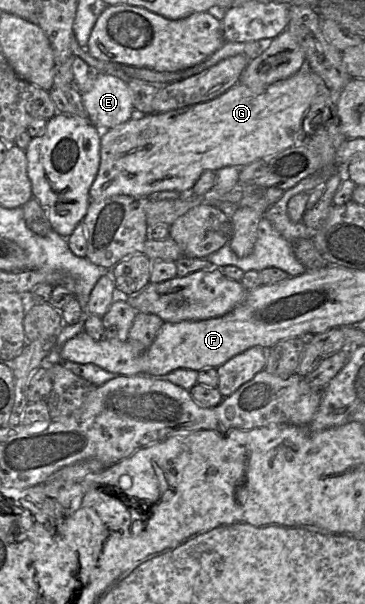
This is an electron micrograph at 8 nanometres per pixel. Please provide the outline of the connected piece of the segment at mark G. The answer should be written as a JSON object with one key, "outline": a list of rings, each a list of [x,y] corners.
{"outline":[[[300,70],[286,79],[259,87],[247,87],[238,82],[212,100],[176,110],[152,114],[136,112],[136,117],[101,132],[100,165],[89,190],[90,201],[101,201],[115,195],[149,197],[159,191],[188,194],[206,170],[244,167],[303,144],[303,119],[323,83],[323,79],[312,70]]]}

